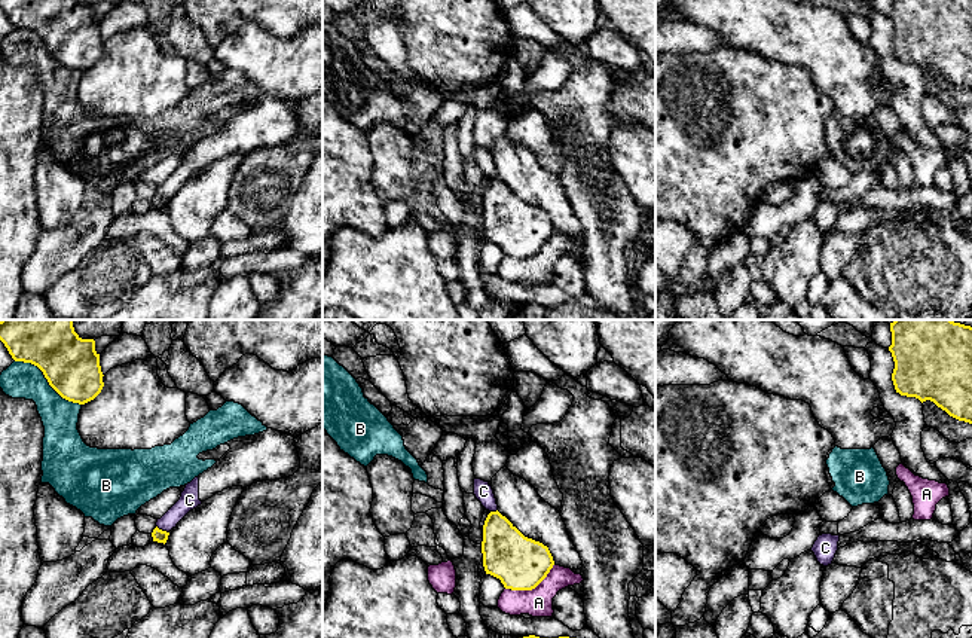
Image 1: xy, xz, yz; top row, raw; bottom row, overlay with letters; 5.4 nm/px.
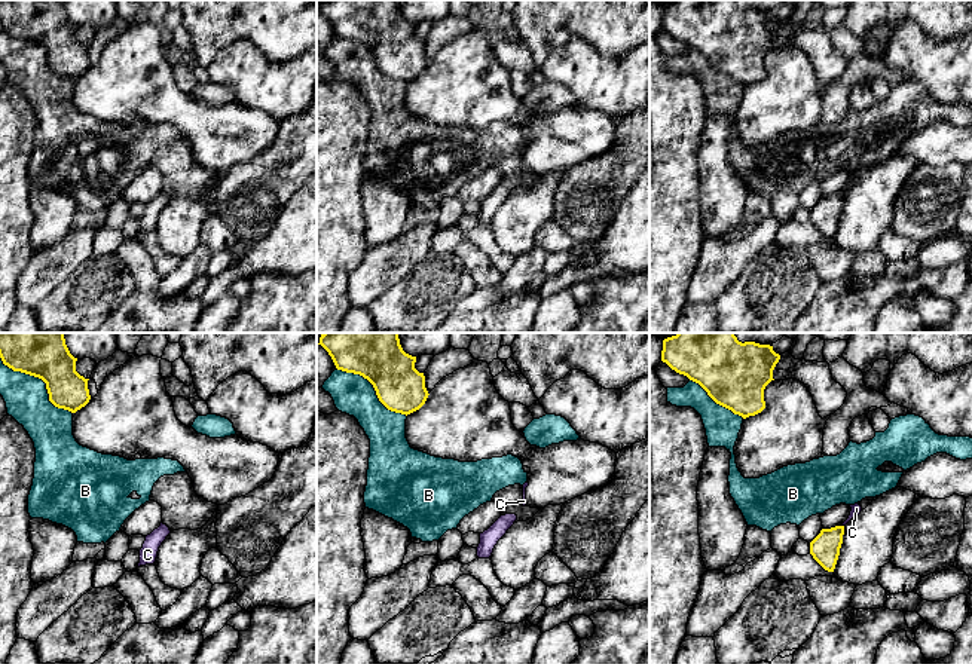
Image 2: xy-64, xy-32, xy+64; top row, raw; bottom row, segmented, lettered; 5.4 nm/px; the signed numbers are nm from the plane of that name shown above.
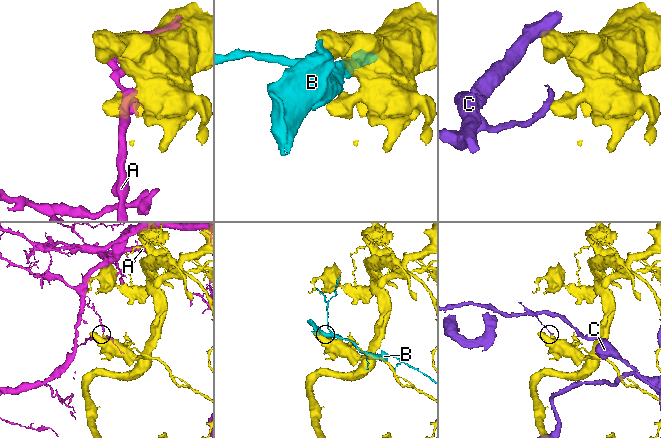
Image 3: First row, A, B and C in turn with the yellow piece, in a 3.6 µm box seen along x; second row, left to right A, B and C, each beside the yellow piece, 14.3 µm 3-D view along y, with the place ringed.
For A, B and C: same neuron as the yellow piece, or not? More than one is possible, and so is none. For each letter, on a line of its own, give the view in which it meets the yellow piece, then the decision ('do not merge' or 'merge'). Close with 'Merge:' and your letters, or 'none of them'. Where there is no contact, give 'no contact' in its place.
A: xz | do not merge
B: xy | do not merge
C: xy | do not merge
Merge: none of them

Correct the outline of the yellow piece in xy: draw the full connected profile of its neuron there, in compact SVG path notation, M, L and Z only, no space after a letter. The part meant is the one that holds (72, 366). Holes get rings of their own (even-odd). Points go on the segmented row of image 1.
M1 320L0 341L15 361L37 366L65 400L85 405L103 390L94 339L82 339L73 320Z

